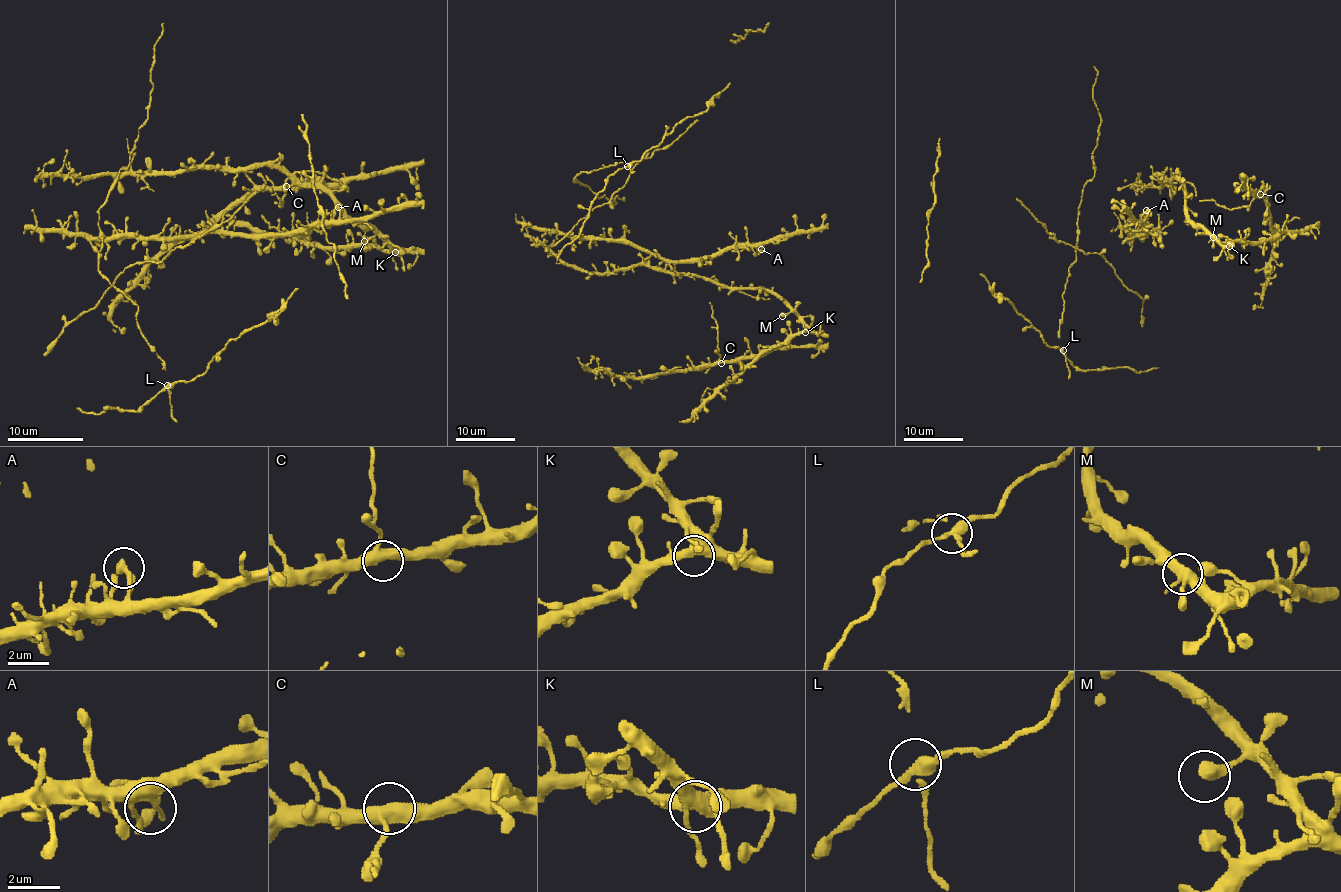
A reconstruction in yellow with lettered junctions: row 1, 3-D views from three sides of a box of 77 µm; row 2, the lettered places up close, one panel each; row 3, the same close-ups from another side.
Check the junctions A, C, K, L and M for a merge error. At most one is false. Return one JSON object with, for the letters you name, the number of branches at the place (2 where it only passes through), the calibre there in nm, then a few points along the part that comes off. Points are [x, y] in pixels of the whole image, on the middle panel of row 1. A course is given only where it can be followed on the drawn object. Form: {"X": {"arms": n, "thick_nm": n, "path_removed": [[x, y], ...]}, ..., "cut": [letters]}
{"L": {"arms": 3, "thick_nm": 320}, "cut": ["L"]}

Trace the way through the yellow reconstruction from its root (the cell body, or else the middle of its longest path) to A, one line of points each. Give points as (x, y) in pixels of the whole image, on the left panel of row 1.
A: (161, 249), (165, 241), (195, 237), (201, 233), (292, 233), (301, 228), (326, 224), (338, 207)

